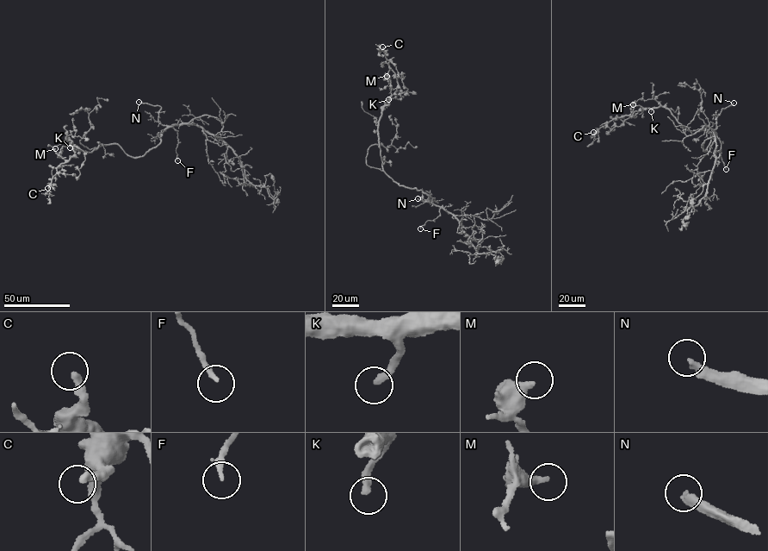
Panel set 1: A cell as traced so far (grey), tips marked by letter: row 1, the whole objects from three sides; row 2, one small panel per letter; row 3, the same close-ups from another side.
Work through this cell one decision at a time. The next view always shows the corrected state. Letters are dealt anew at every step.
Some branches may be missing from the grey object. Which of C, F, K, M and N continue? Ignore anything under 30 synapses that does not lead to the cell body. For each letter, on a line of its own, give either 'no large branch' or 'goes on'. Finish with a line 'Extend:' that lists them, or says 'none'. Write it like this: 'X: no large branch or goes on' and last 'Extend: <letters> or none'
C: no large branch
F: no large branch
K: goes on
M: no large branch
N: goes on
Extend: K, N

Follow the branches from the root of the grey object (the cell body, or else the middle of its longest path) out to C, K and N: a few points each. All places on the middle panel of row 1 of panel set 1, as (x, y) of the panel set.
C: (405, 186), (389, 177), (380, 154), (379, 122), (397, 87), (396, 75), (382, 46)
K: (405, 186), (398, 184), (389, 177), (383, 169), (380, 154), (378, 122), (382, 109), (388, 104), (388, 99)
N: (405, 186), (422, 190), (436, 205), (433, 204), (434, 199), (437, 203), (418, 198)

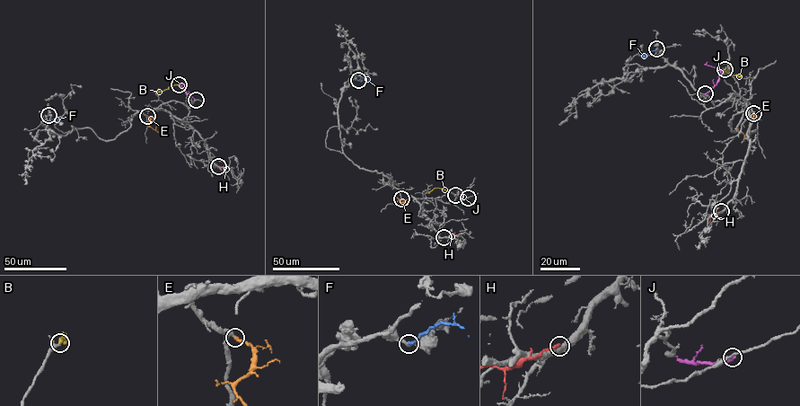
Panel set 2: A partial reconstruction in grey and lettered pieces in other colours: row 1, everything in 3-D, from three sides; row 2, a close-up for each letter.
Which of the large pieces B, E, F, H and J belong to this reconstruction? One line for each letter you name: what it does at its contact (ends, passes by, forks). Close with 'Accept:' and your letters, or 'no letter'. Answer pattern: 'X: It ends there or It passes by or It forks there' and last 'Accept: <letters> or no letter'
E: It ends there
Accept: E

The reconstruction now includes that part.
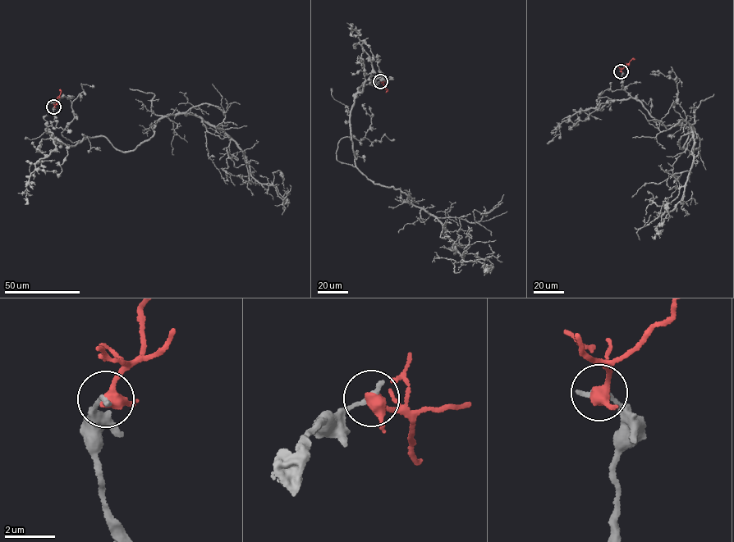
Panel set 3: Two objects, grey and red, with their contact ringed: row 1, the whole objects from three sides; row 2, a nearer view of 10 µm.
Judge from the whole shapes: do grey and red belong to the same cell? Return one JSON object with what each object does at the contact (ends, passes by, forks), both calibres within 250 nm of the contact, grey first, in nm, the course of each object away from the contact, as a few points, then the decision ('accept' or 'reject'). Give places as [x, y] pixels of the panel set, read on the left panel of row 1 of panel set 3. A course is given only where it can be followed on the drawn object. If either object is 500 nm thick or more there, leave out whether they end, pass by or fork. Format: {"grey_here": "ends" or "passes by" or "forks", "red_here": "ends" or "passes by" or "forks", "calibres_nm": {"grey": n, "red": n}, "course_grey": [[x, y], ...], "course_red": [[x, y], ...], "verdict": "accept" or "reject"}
{"grey_here": "ends", "red_here": "passes by", "calibres_nm": {"grey": 200, "red": 380}, "course_grey": [[53, 107], [57, 140], [104, 137], [127, 152], [160, 119], [193, 114], [234, 141], [282, 215]], "course_red": [[53, 107], [60, 90]], "verdict": "reject"}

